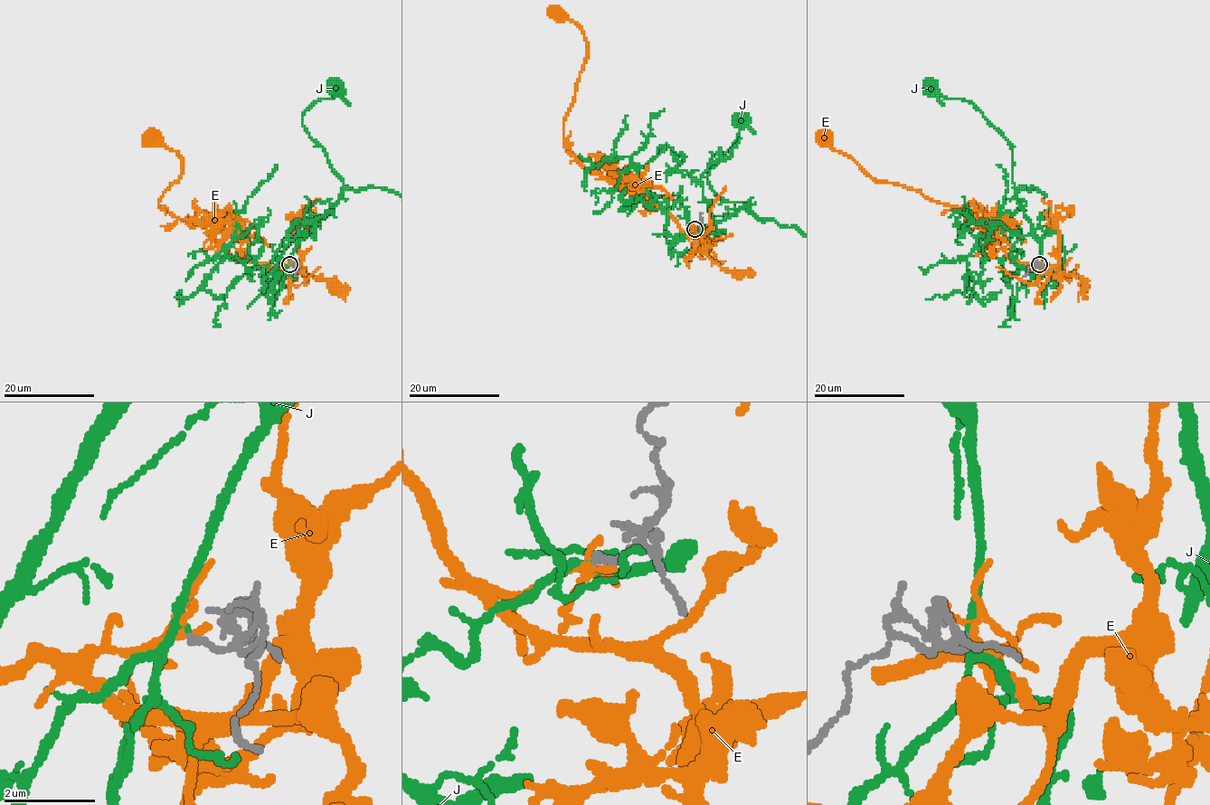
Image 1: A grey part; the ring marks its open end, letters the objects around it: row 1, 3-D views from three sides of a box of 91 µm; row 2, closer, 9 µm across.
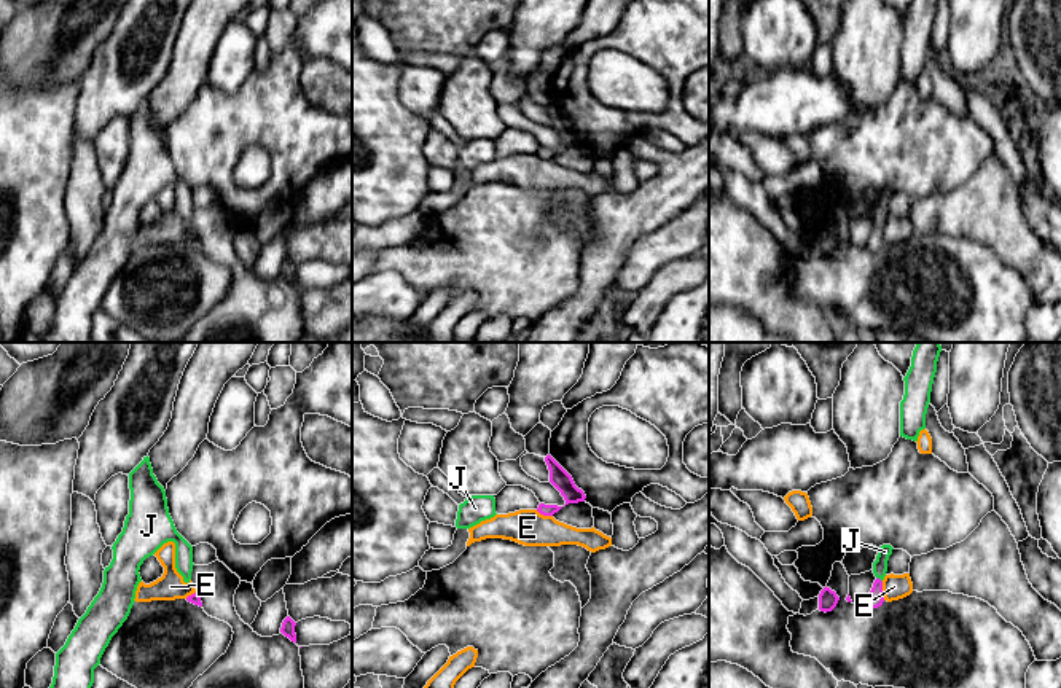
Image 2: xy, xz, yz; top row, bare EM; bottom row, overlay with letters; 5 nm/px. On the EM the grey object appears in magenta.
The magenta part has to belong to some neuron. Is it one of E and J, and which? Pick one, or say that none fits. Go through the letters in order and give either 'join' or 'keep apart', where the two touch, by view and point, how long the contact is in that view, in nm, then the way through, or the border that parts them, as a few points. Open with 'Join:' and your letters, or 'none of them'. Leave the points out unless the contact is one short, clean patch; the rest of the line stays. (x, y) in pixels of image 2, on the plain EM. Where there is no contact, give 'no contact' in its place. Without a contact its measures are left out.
Join: J
E: keep apart; contact yz (881, 234); length 100 nm; border yz (881, 225), (884, 242)
J: join; contact yz (880, 223); length 40 nm; way yz (875, 242), (880, 223), (880, 209)

